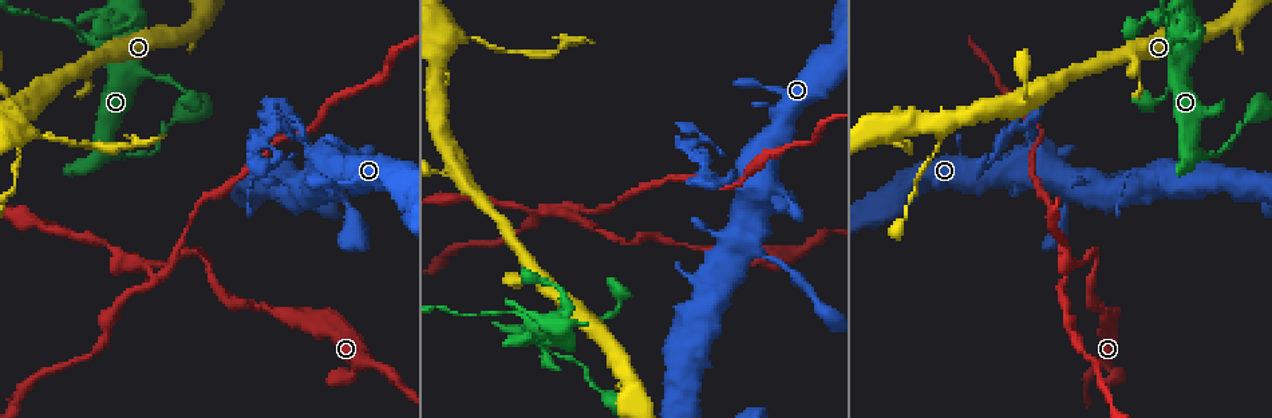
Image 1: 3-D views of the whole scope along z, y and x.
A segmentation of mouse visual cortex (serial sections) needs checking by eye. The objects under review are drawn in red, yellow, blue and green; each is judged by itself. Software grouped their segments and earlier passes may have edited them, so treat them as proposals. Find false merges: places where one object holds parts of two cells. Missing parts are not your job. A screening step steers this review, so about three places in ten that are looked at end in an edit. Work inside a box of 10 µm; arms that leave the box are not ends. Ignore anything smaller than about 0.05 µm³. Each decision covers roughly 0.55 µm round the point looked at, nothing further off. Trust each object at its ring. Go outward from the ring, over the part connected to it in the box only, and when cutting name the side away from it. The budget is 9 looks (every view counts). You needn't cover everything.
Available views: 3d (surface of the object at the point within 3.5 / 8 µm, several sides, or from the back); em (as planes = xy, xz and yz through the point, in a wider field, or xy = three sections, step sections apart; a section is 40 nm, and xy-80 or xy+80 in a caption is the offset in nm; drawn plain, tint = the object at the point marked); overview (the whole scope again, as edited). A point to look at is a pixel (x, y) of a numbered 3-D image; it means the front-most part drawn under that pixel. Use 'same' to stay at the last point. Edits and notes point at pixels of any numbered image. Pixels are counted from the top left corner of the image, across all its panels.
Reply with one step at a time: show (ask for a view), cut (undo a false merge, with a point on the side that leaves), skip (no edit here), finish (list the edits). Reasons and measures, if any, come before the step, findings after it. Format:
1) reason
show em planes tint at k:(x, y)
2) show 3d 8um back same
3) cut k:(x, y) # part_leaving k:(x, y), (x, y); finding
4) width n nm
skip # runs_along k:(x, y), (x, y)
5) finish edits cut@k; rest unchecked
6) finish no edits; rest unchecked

a fork
show 3d 8um at 1:(712, 176)

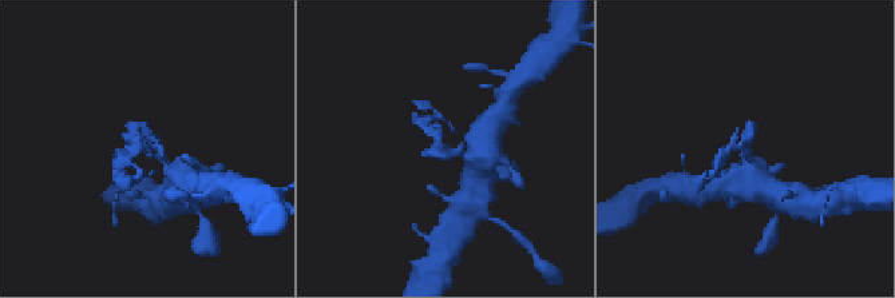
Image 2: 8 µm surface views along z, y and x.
show 3d 3.5um same

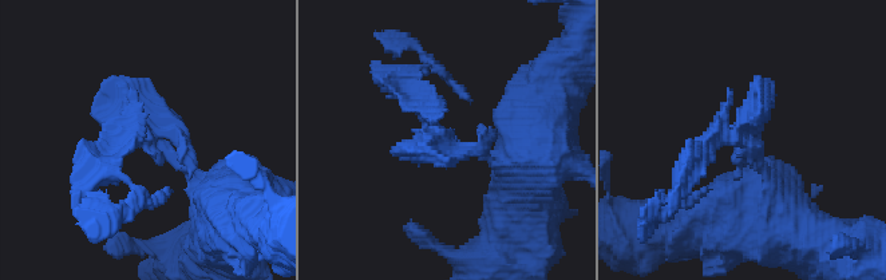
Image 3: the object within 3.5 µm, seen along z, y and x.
show em planes tint at 3:(148, 136)

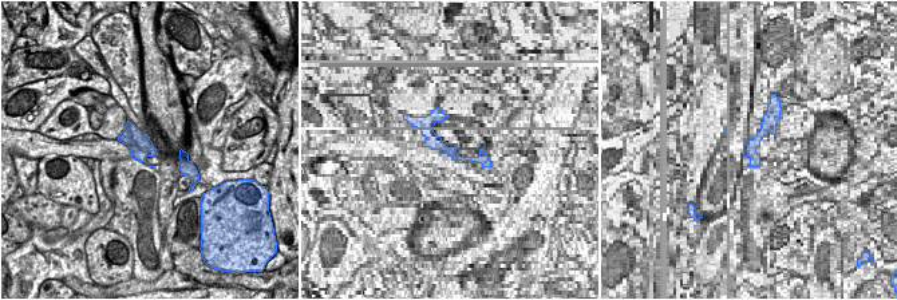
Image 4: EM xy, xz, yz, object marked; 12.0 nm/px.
width 260 nm
cut 3:(735, 135) # part_leaving 3:(759, 146), (718, 137), (676, 178); a second cell is stuck on

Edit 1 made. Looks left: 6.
looks like a crossing
show em planes tint at 1:(576, 215)

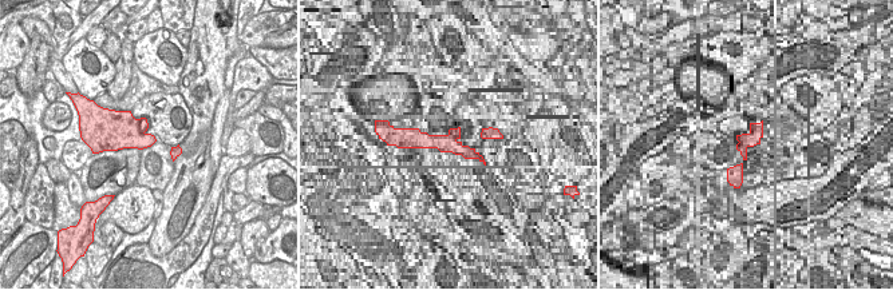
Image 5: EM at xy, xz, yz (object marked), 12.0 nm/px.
show 3d 3.5um same

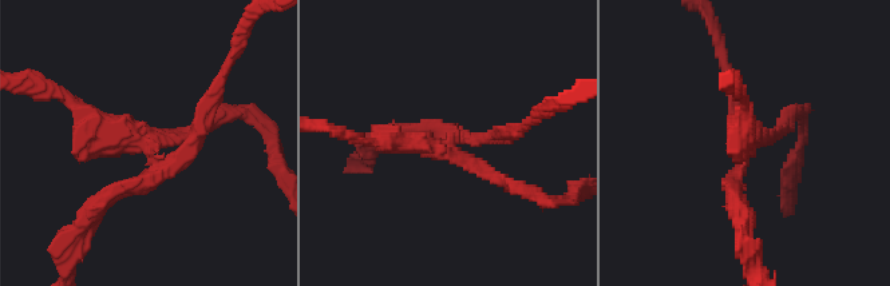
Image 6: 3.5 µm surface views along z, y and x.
width 380 nm
cut 6:(117, 194) # part_leaving 6:(167, 163), (200, 130), (233, 52); a second cell is stuck on

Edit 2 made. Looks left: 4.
show overview

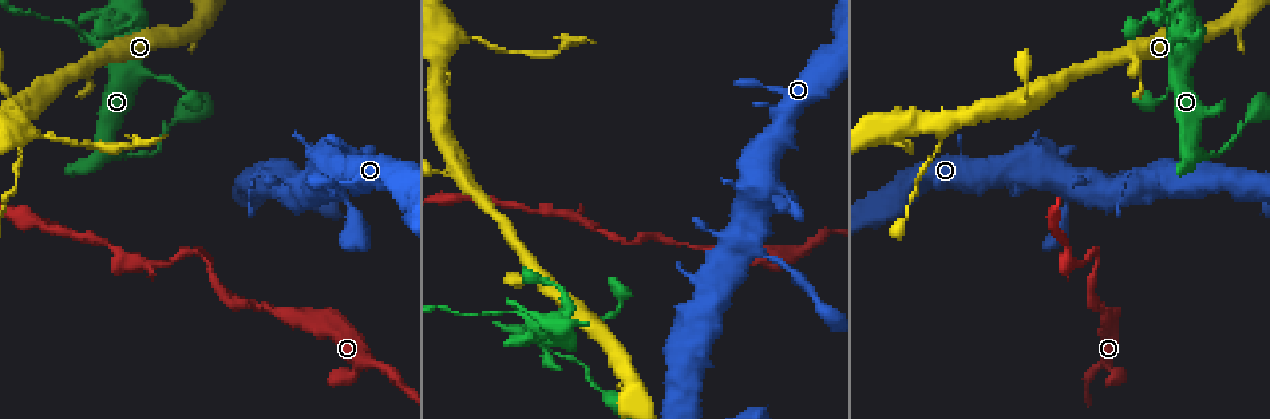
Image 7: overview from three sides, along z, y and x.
show 3d 3.5um at 7:(19, 148)

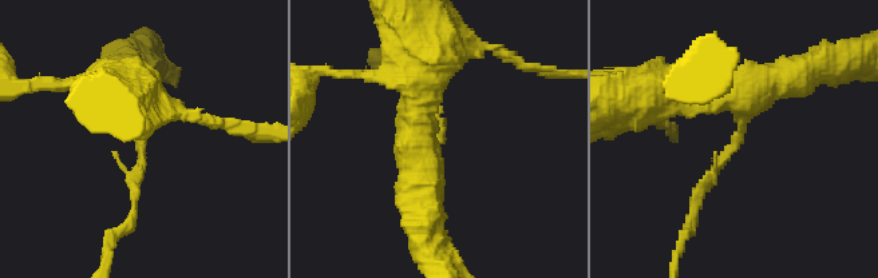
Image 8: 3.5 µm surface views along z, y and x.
arm_widths 150, 450 nm; now the EM
show em xy step 5 tint at 8:(440, 134)

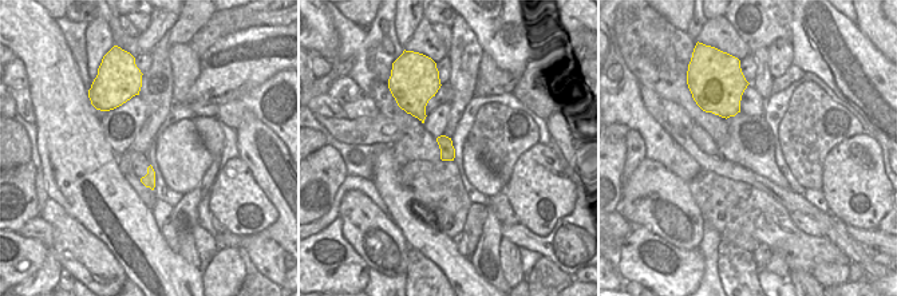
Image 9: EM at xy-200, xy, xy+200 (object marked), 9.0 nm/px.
skip # all the same cell

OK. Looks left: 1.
finish edits cut@3, cut@6; rest unchecked

